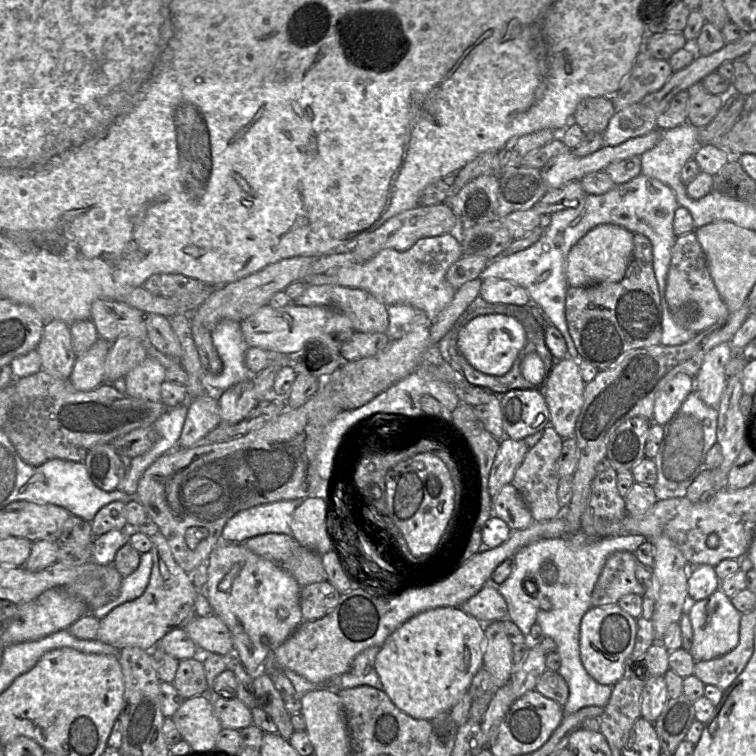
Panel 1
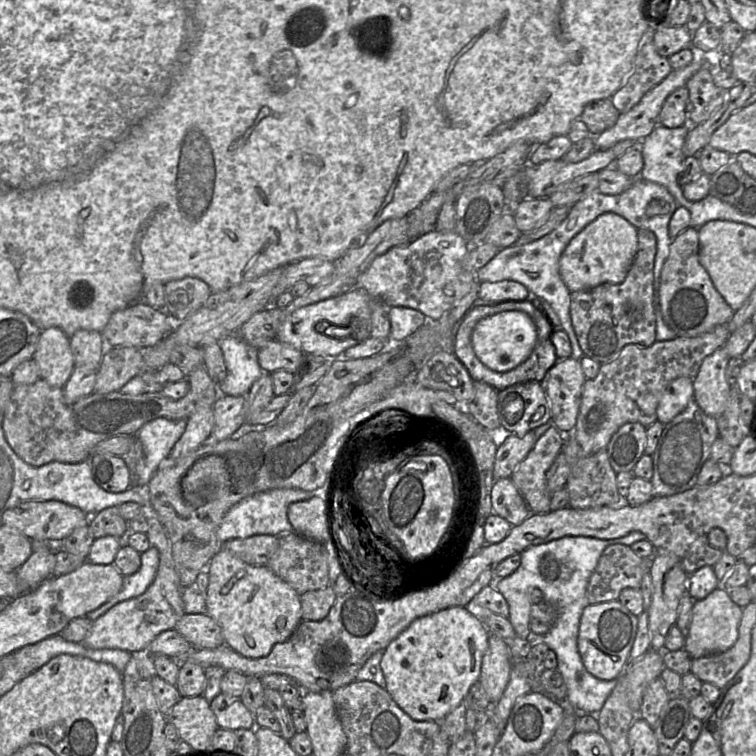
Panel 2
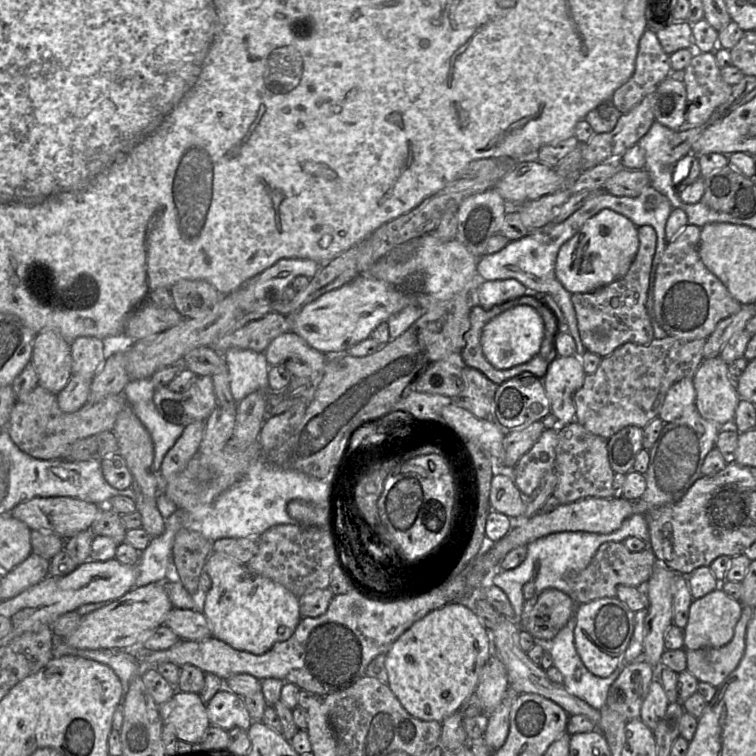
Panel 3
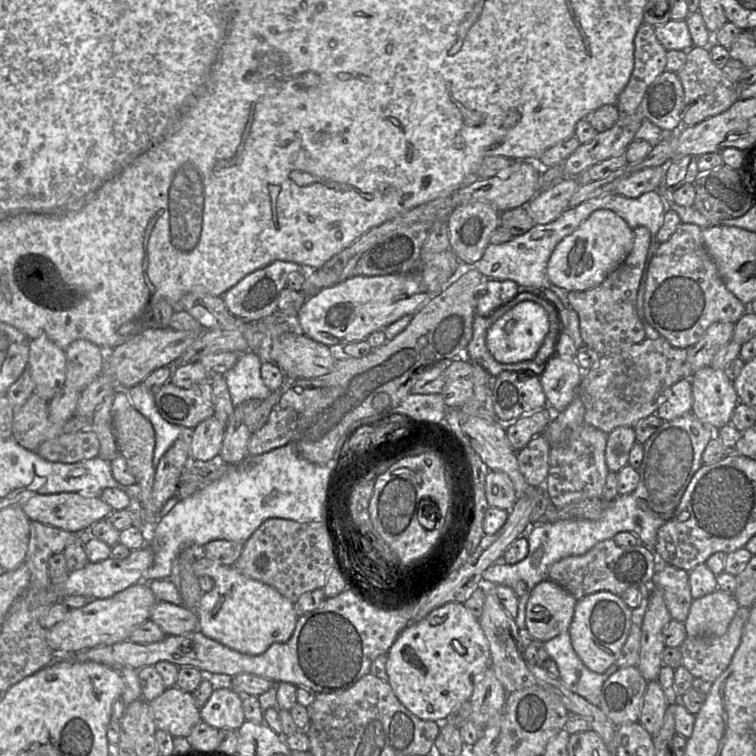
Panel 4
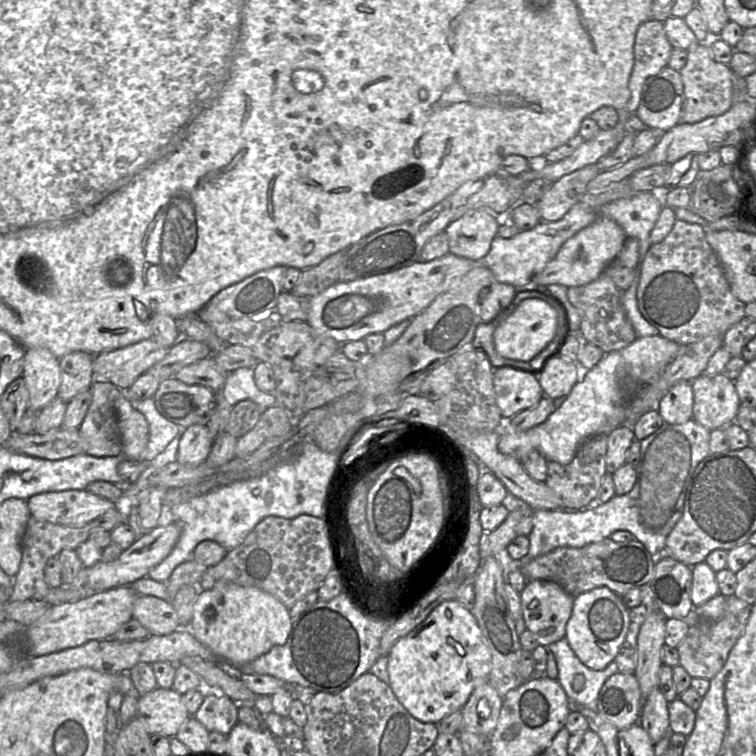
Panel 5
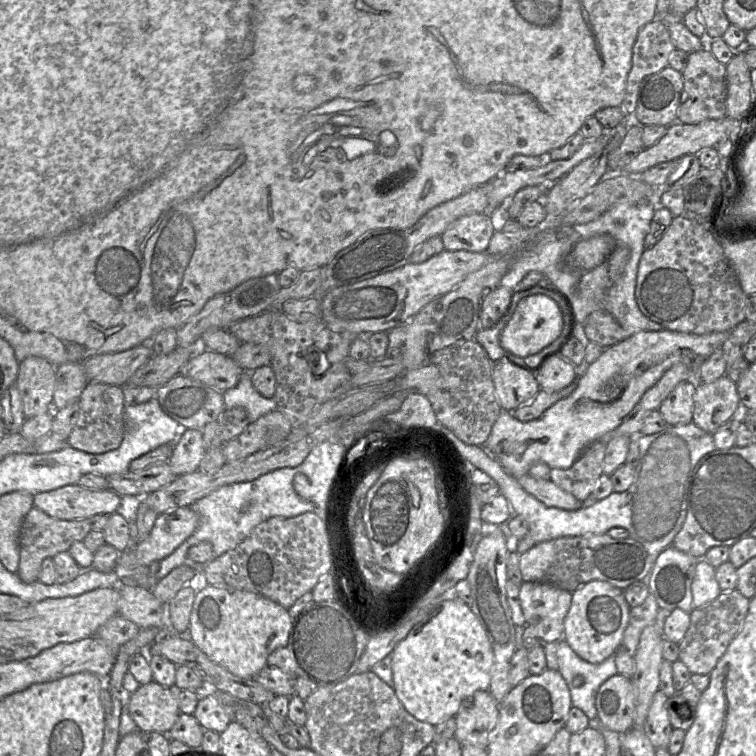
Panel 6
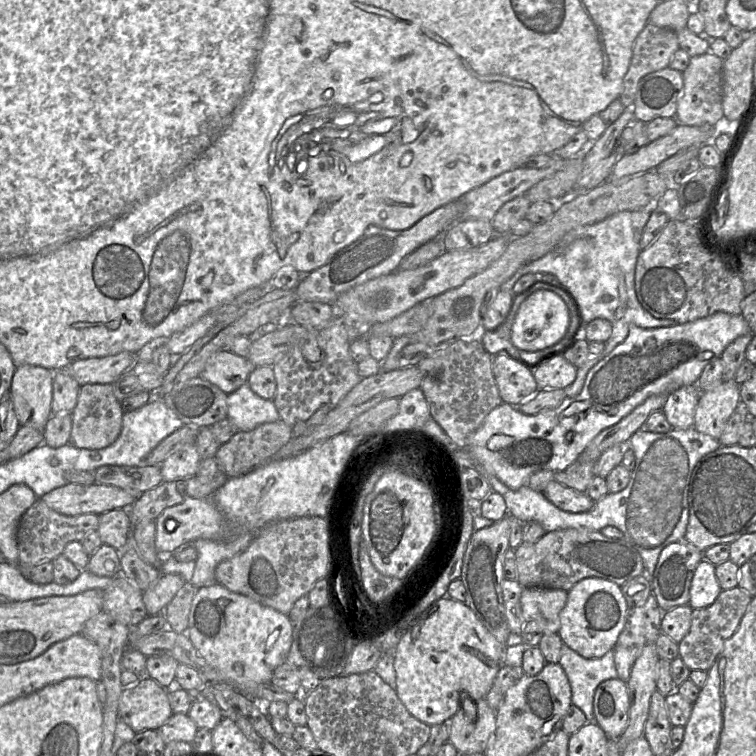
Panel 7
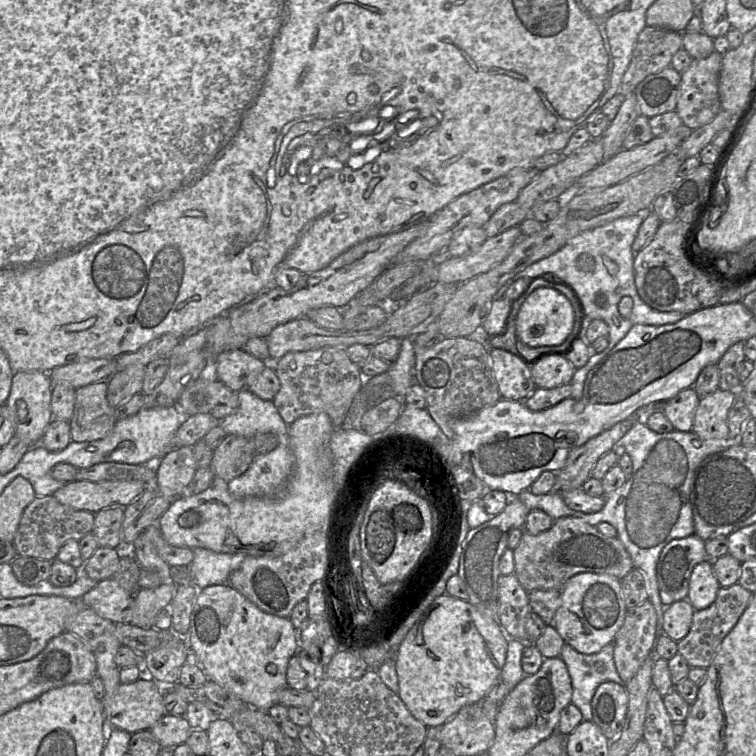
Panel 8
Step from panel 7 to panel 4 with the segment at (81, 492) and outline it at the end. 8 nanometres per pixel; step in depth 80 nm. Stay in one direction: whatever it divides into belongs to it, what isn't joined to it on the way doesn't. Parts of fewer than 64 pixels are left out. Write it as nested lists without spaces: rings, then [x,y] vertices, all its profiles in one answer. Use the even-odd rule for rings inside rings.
[[[75,492],[35,495],[21,506],[30,521],[87,534],[91,526],[112,512],[100,496],[83,496]]]

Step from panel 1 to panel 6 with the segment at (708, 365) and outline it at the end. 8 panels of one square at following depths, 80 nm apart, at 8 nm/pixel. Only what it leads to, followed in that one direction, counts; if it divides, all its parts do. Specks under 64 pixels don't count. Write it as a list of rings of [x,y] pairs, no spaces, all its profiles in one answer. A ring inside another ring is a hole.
[[[726,375],[711,383],[697,383],[692,422],[702,430],[714,434],[741,410],[736,383]]]

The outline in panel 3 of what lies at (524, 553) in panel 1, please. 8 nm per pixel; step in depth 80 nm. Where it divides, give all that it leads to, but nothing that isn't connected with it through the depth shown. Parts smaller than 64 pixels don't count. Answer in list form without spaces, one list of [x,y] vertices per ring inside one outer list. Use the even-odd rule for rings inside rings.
[[[633,514],[624,520],[619,529],[608,534],[584,531],[565,531],[549,534],[527,545],[526,558],[516,568],[502,570],[499,565],[498,569],[490,576],[489,583],[493,583],[505,592],[514,610],[514,617],[511,620],[520,625],[525,602],[522,588],[525,583],[534,583],[536,596],[539,596],[547,588],[555,588],[573,599],[573,592],[569,586],[569,578],[575,576],[575,574],[581,572],[589,565],[596,551],[603,543],[612,541],[622,542],[629,536],[634,536],[648,542],[649,547],[649,529],[643,515]],[[575,614],[571,616],[566,625],[552,639],[535,638],[534,643],[540,645],[545,651],[550,652],[553,665],[558,668],[564,677],[564,687],[572,695],[587,702],[593,708],[600,710],[607,704],[608,691],[613,682],[622,672],[622,666],[618,666],[615,671],[606,678],[601,678],[592,674],[584,665],[580,658],[574,642],[574,629],[576,626]]]

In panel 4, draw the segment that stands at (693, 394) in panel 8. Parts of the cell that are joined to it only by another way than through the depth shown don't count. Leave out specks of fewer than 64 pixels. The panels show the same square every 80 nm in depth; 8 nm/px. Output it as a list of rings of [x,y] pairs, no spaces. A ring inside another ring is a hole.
[[[684,378],[671,386],[656,411],[663,421],[672,421],[690,412],[692,409],[692,385],[689,378]]]

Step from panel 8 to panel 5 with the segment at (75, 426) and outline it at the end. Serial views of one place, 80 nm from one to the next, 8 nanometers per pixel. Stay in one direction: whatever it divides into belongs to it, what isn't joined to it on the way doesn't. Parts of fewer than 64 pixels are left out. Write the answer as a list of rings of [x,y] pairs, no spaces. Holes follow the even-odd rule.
[[[95,379],[89,390],[92,401],[78,428],[84,452],[94,457],[118,456],[122,443],[114,402],[124,391],[101,379]]]

